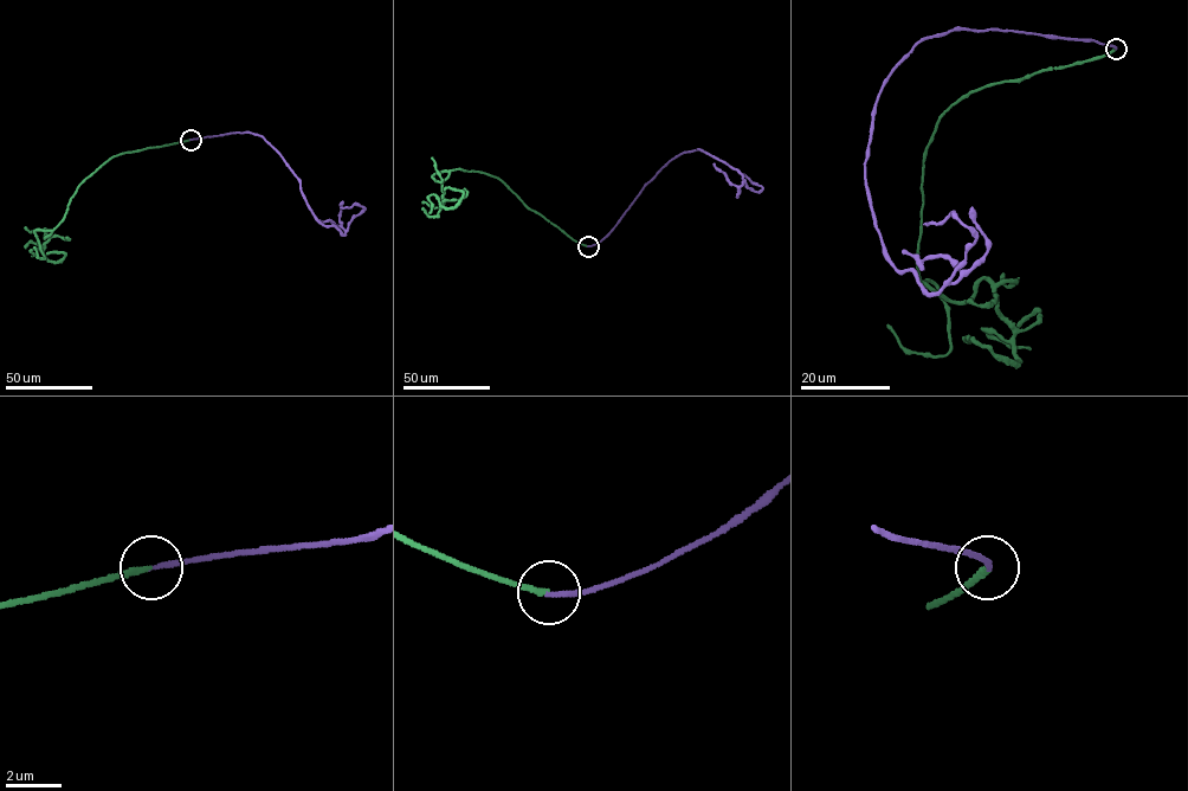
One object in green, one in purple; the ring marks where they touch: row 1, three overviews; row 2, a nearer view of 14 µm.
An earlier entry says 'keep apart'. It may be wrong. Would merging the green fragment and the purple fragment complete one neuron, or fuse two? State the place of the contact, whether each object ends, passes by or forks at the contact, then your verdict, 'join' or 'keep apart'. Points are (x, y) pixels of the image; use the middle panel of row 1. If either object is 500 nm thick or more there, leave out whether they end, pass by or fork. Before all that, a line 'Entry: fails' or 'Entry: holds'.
Entry: fails
place (588, 246); green ends; purple ends; join

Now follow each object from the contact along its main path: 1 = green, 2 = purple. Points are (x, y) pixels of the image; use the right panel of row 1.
1: (1115, 47), (988, 84), (940, 117), (919, 278), (949, 301), (986, 278), (1018, 361), (970, 342)
2: (1115, 47), (923, 38), (879, 91), (865, 178), (888, 258), (933, 294), (975, 235), (954, 214), (923, 224)

